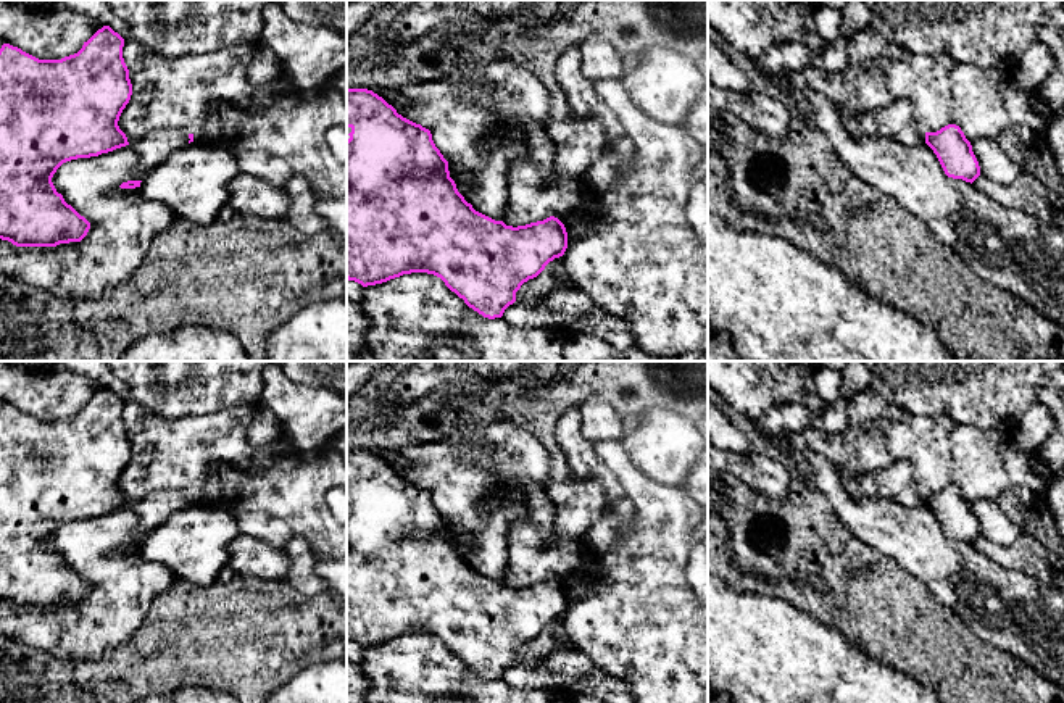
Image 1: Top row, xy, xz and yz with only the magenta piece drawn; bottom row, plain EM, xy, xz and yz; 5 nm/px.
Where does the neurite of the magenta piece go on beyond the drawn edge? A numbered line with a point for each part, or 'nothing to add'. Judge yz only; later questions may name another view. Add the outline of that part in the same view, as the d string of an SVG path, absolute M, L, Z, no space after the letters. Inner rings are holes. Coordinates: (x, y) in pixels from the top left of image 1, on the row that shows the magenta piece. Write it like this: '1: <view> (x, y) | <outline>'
nothing to add

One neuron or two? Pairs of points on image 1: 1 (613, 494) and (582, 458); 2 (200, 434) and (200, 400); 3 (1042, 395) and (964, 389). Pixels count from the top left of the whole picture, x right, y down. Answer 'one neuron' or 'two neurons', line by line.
1: one neuron
2: two neurons
3: two neurons

